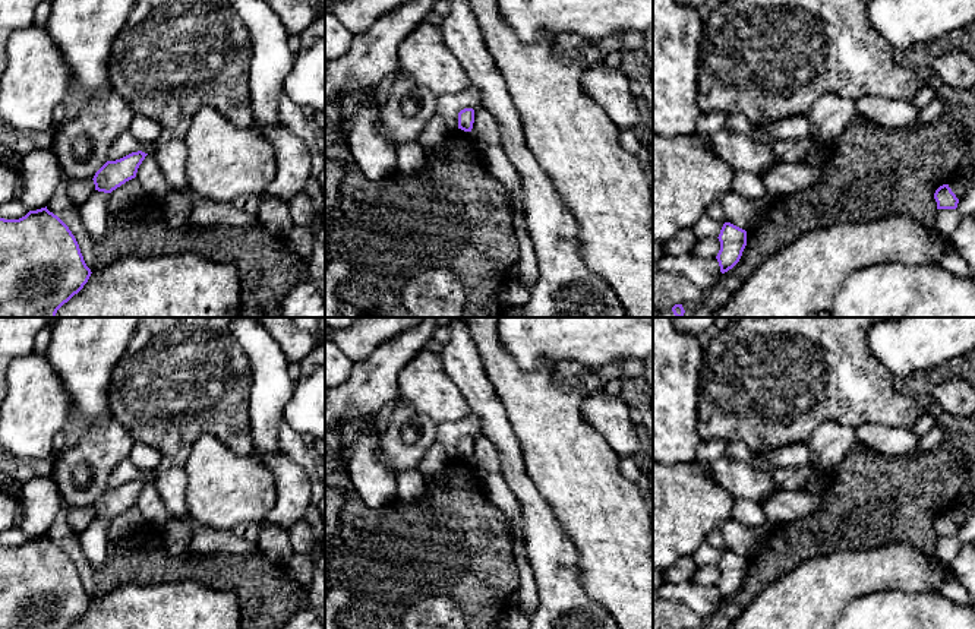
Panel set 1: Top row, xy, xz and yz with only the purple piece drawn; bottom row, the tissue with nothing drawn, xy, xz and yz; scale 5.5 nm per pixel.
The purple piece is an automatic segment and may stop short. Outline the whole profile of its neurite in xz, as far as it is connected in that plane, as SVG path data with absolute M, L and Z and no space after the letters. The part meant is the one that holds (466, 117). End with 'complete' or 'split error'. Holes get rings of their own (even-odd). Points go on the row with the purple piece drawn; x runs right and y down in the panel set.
M464 108L458 113L458 129L464 132L471 132L474 123L474 110Z; complete

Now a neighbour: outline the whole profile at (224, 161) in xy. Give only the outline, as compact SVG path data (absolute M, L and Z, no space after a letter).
M212 107L190 117L184 136L189 189L203 199L231 203L240 195L262 195L277 174L271 142L255 127L240 129Z

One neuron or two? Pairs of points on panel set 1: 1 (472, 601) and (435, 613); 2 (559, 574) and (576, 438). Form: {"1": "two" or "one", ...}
{"1": "two", "2": "two"}

